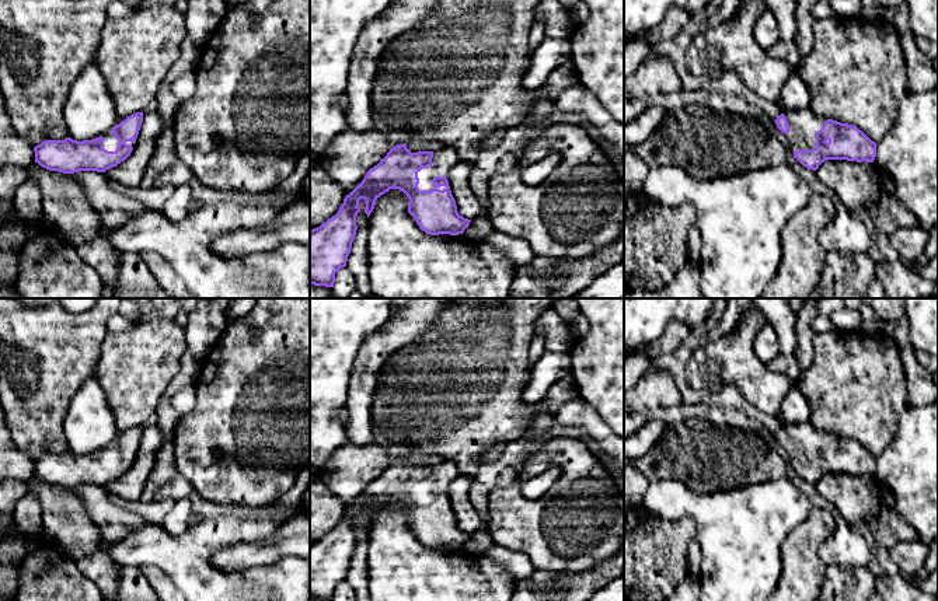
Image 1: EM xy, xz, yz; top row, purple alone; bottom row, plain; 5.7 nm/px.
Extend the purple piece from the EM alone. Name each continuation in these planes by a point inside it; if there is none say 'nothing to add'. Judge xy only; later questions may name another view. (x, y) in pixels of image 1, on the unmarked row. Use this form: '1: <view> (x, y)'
1: xy (111, 456)

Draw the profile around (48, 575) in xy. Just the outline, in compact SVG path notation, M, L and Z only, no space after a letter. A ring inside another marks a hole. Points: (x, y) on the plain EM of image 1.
M45 541L18 569L14 601L102 601L98 587L79 570L76 559Z

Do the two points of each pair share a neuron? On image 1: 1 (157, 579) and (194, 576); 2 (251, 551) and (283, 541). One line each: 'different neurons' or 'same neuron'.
1: different neurons
2: same neuron

